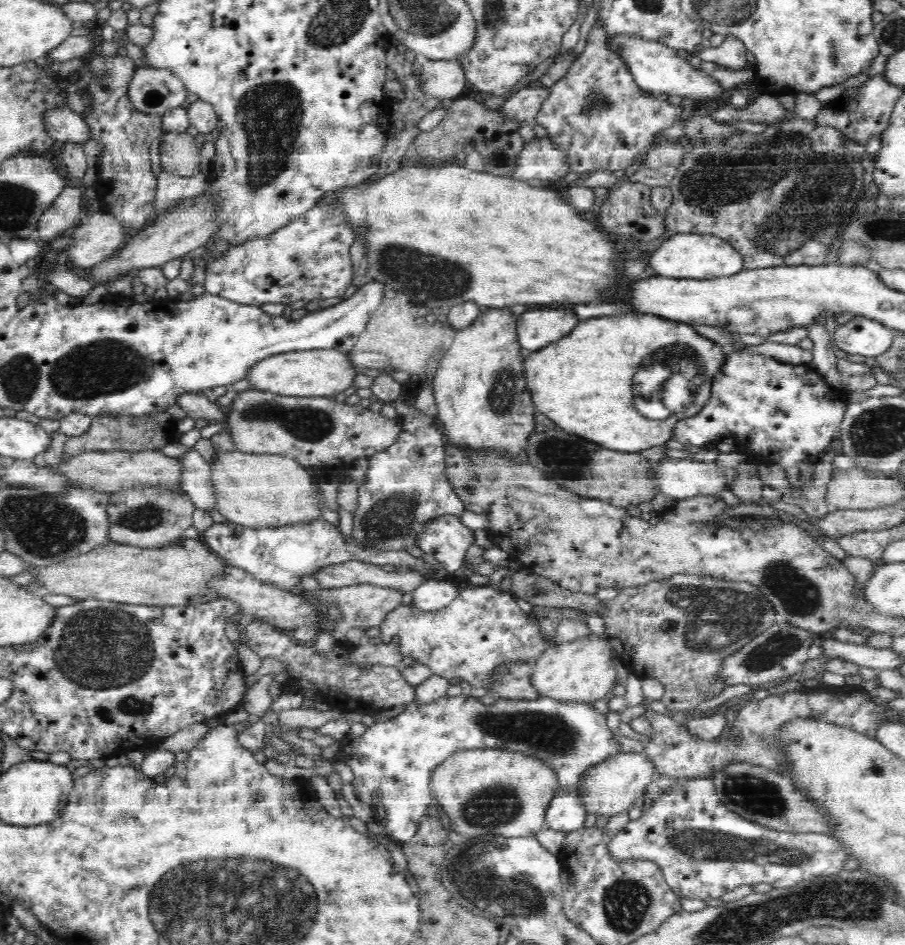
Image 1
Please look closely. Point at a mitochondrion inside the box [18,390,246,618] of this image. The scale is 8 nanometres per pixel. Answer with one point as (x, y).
(147, 516)

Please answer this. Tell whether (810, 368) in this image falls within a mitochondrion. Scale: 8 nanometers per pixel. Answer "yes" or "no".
no

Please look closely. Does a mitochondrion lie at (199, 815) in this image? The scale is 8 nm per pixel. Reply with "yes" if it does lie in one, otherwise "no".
no

